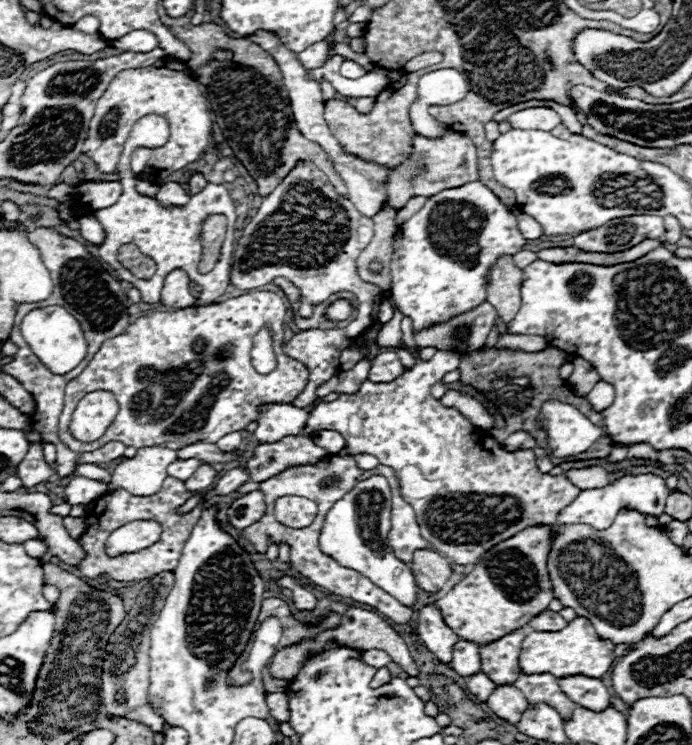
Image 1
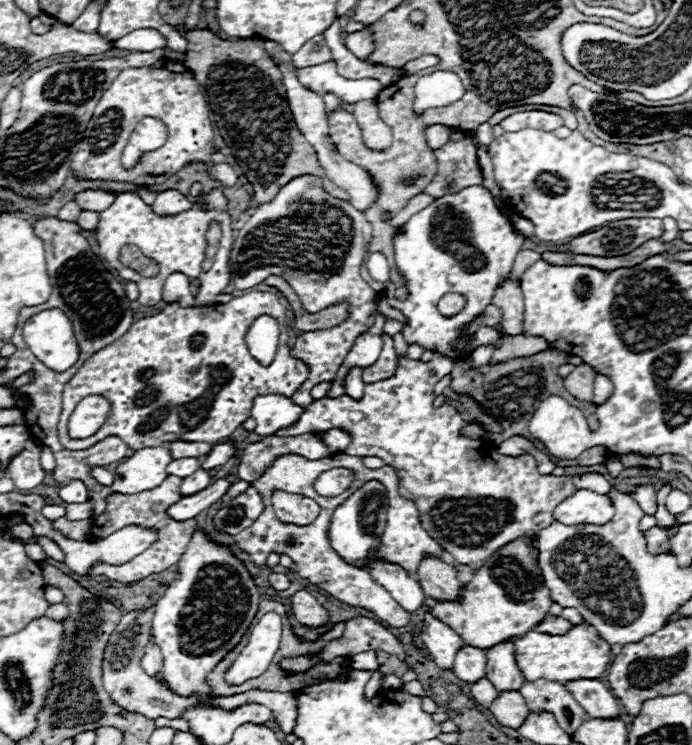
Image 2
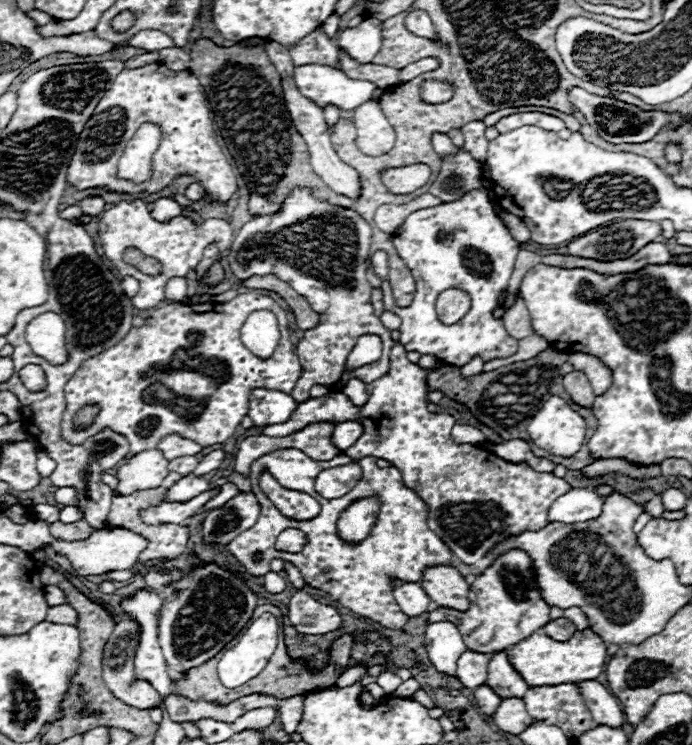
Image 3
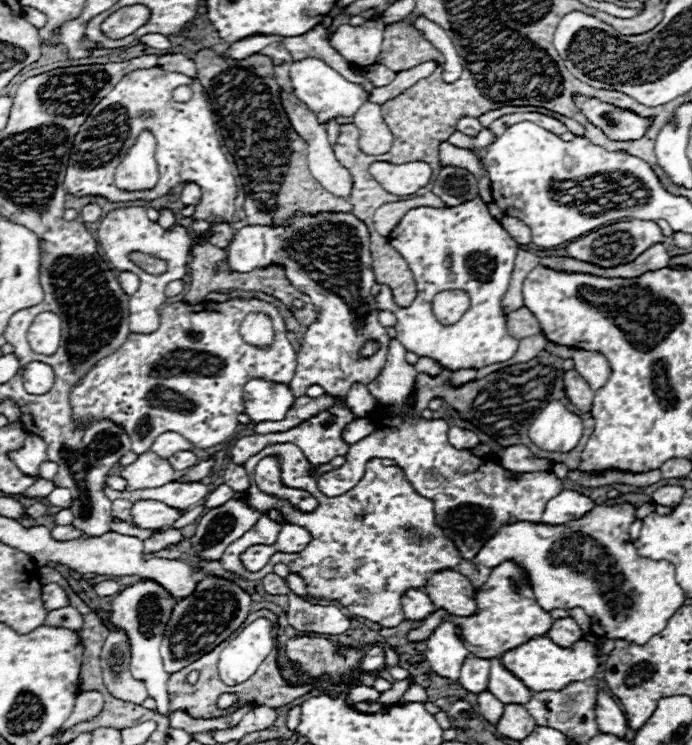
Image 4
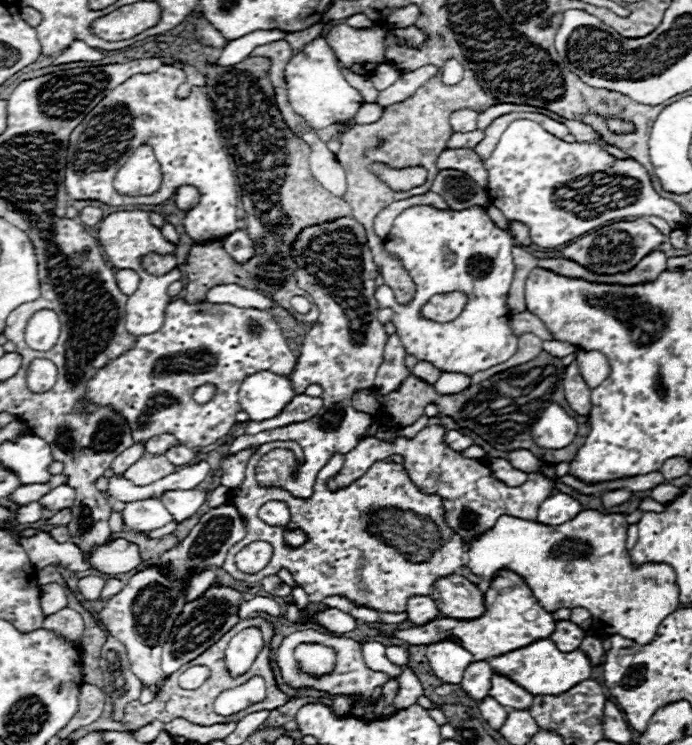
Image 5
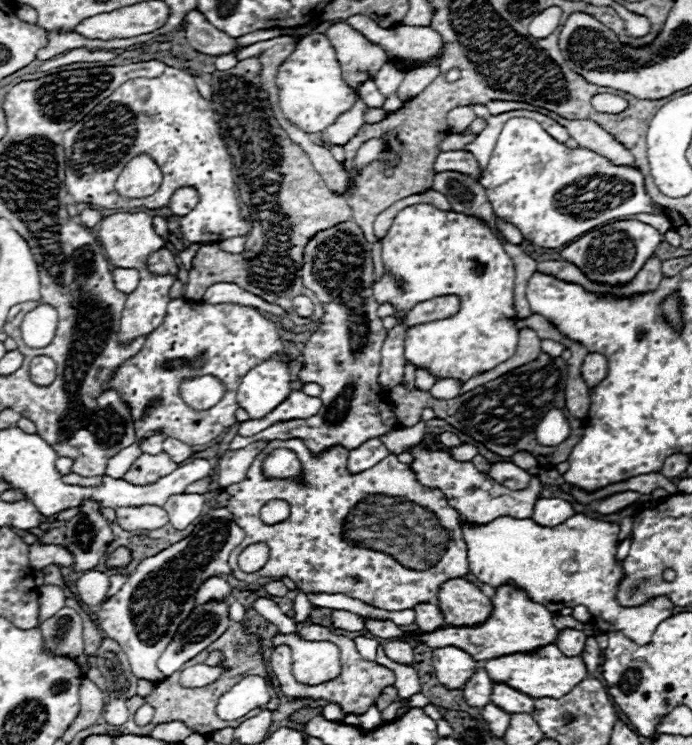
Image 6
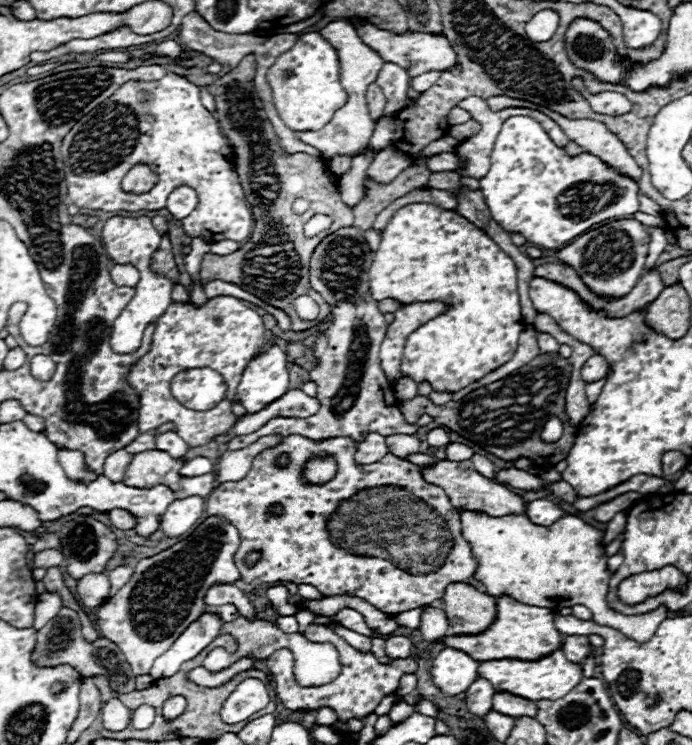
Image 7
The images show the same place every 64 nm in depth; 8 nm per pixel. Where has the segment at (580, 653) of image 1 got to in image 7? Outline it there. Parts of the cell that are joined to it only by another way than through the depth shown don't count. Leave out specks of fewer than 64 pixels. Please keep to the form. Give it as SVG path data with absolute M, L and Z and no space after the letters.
M558 650L552 656L546 656L544 660L534 660L534 662L524 662L524 660L480 662L478 676L486 678L496 688L496 692L508 692L512 696L540 702L540 700L558 700L560 696L566 696L582 680L582 670L578 664L572 664L570 660L566 660L562 650Z

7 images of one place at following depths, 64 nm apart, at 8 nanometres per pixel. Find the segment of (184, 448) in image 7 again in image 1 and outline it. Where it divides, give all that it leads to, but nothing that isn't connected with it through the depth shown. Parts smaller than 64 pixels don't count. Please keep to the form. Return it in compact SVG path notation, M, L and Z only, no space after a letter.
M174 460L168 466L168 476L178 478L178 480L188 480L200 464L202 464L202 460Z

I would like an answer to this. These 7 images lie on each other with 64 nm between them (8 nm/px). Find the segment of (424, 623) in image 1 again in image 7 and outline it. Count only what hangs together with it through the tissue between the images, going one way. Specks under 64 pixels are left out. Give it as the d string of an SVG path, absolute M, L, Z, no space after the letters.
M444 648L434 660L432 660L432 682L436 688L440 688L446 696L458 696L470 688L470 684L476 680L478 662L470 658L468 654Z

